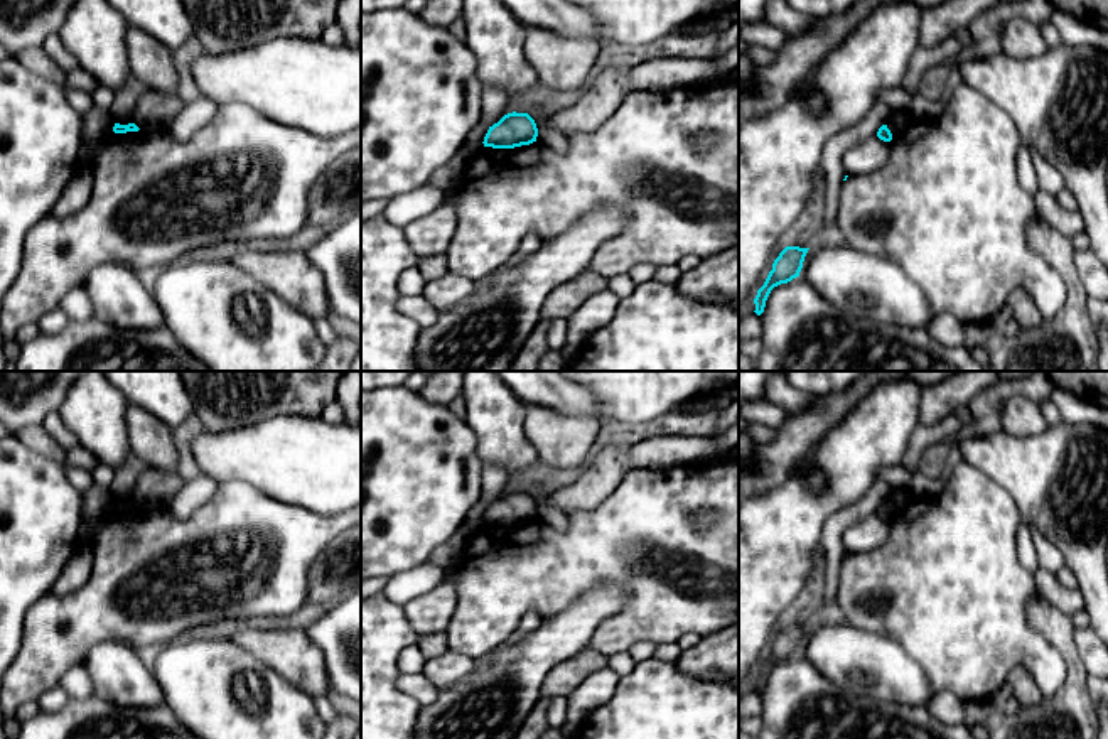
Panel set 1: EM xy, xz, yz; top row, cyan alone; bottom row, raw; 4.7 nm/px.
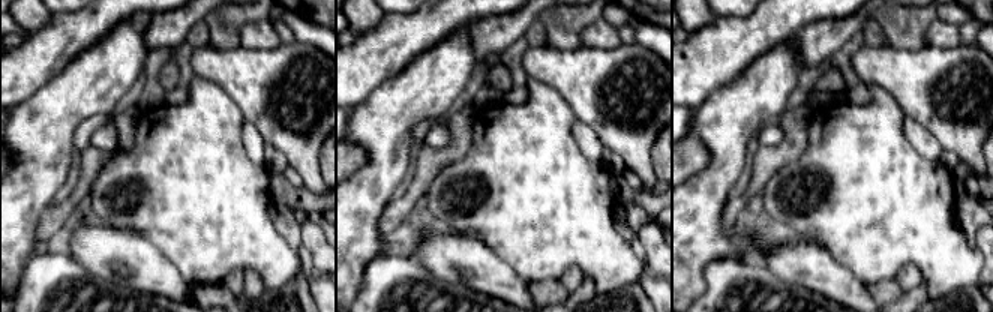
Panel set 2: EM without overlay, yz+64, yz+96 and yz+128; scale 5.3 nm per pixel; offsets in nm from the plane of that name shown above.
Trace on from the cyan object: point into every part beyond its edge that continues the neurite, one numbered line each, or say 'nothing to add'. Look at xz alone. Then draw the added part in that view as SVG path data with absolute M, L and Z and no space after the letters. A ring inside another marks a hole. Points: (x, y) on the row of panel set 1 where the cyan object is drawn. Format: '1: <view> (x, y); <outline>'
nothing to add

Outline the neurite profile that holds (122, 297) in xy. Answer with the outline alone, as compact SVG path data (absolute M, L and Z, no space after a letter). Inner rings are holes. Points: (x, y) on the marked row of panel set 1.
M120 265L94 267L83 287L93 305L93 317L116 327L153 329L165 324L145 275Z

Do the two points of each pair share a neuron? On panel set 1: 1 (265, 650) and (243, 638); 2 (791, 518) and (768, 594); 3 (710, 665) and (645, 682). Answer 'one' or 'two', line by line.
1: one
2: one
3: two

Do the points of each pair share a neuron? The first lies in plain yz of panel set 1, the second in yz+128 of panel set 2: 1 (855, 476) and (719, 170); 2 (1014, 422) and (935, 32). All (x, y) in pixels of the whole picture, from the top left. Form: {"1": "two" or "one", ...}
{"1": "one", "2": "one"}

